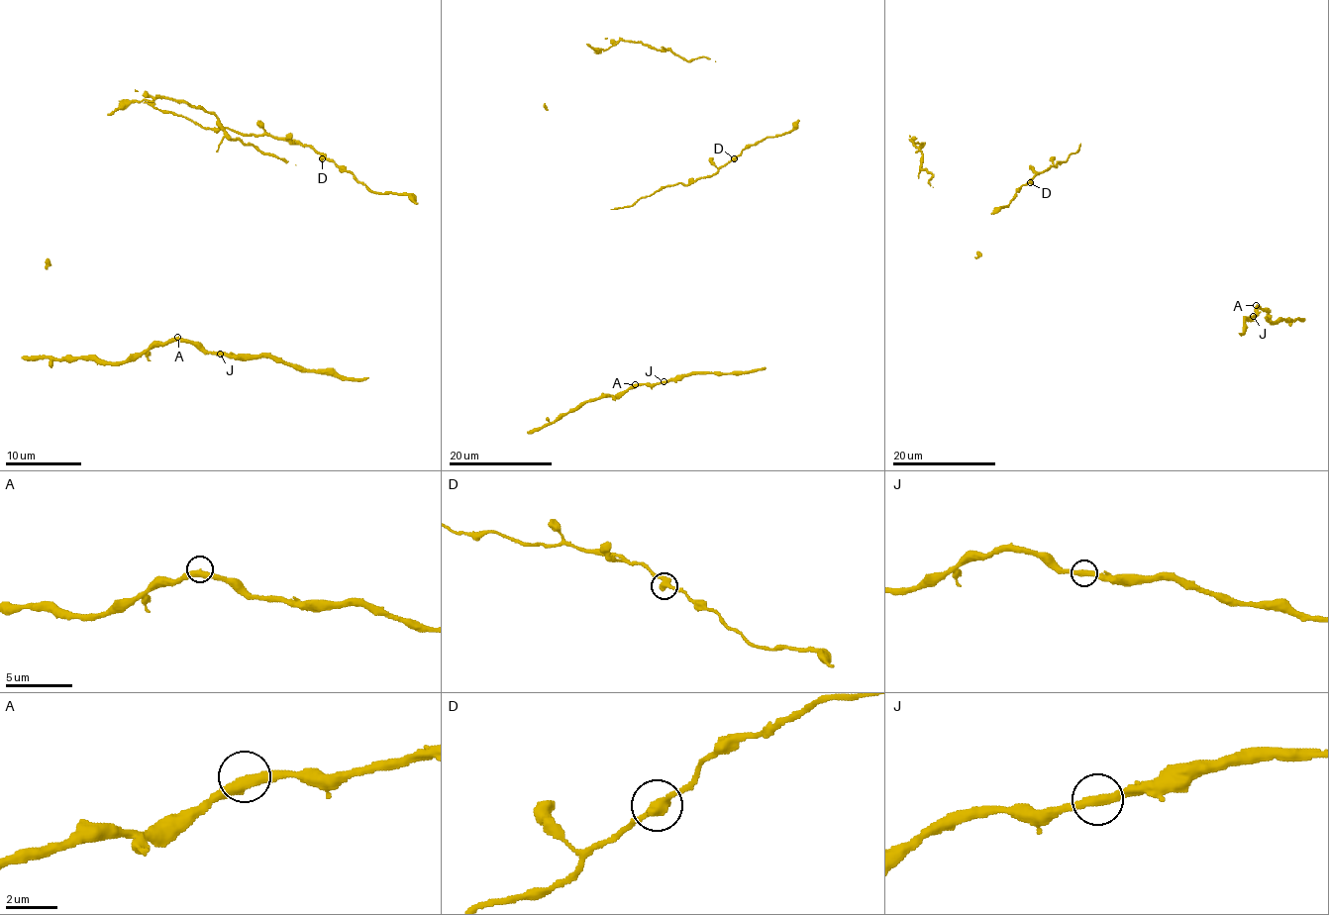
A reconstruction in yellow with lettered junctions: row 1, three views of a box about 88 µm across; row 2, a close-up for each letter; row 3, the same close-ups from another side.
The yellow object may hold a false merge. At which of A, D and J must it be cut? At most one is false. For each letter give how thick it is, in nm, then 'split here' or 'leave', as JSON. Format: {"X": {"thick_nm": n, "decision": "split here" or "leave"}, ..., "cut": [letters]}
{"A": {"thick_nm": 420, "decision": "leave"}, "D": {"thick_nm": 380, "decision": "leave"}, "J": {"thick_nm": 360, "decision": "leave"}, "cut": []}

